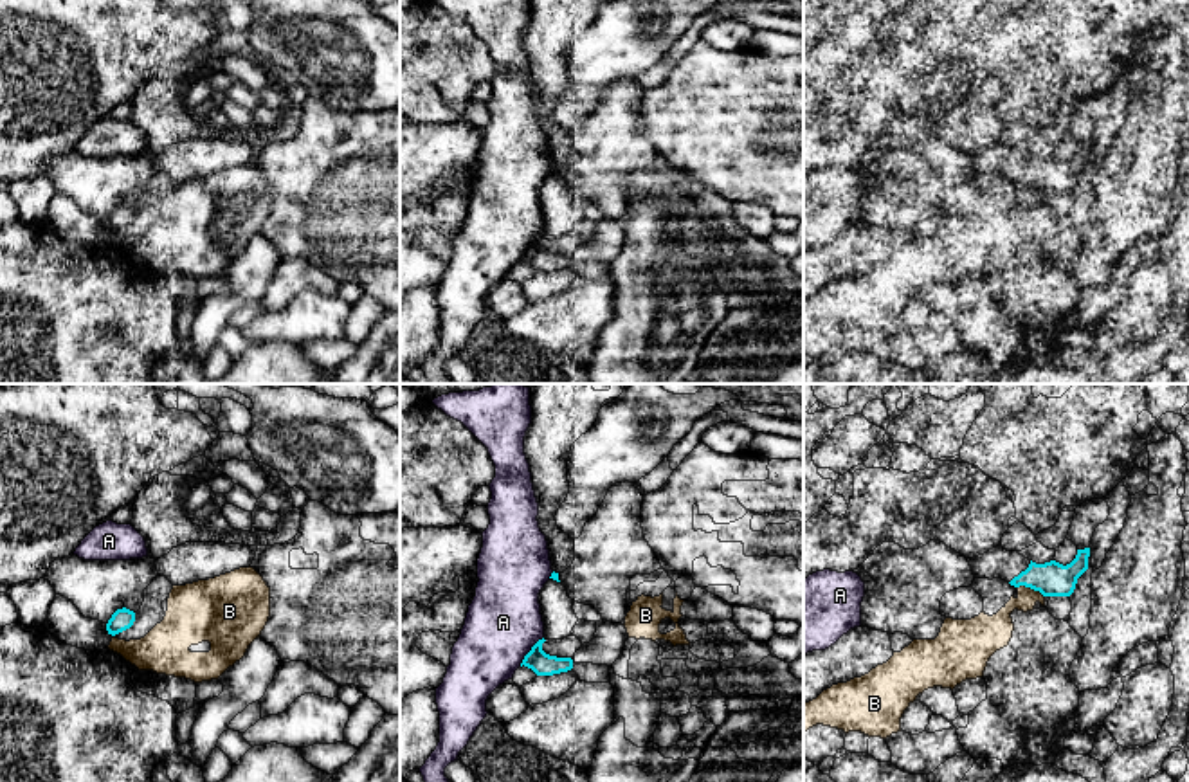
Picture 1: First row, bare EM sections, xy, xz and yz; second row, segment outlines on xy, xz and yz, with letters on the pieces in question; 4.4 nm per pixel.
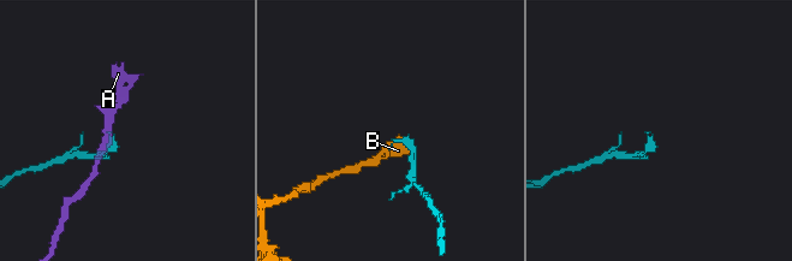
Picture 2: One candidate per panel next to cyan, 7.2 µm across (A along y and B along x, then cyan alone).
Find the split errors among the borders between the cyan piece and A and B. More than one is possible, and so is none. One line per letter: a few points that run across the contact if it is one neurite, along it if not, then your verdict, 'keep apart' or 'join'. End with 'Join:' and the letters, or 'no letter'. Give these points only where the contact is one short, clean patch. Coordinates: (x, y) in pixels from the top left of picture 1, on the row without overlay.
A: keep apart
B: keep apart
Join: no letter

